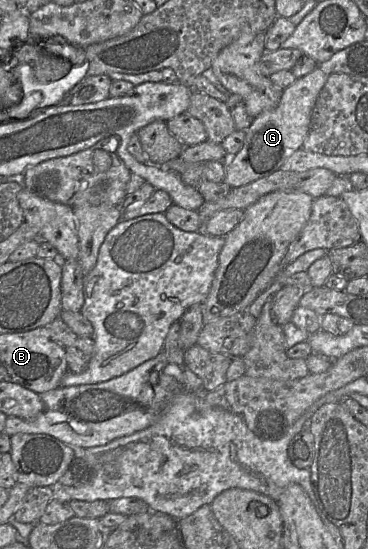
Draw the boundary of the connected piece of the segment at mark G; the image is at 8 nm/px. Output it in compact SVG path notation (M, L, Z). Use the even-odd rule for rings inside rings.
M318 67L283 89L282 97L274 109L266 110L252 119L245 130L244 143L233 156L223 159L224 182L231 188L238 188L279 170L285 160L296 150L302 148L310 127L312 110L316 99L329 75Z

